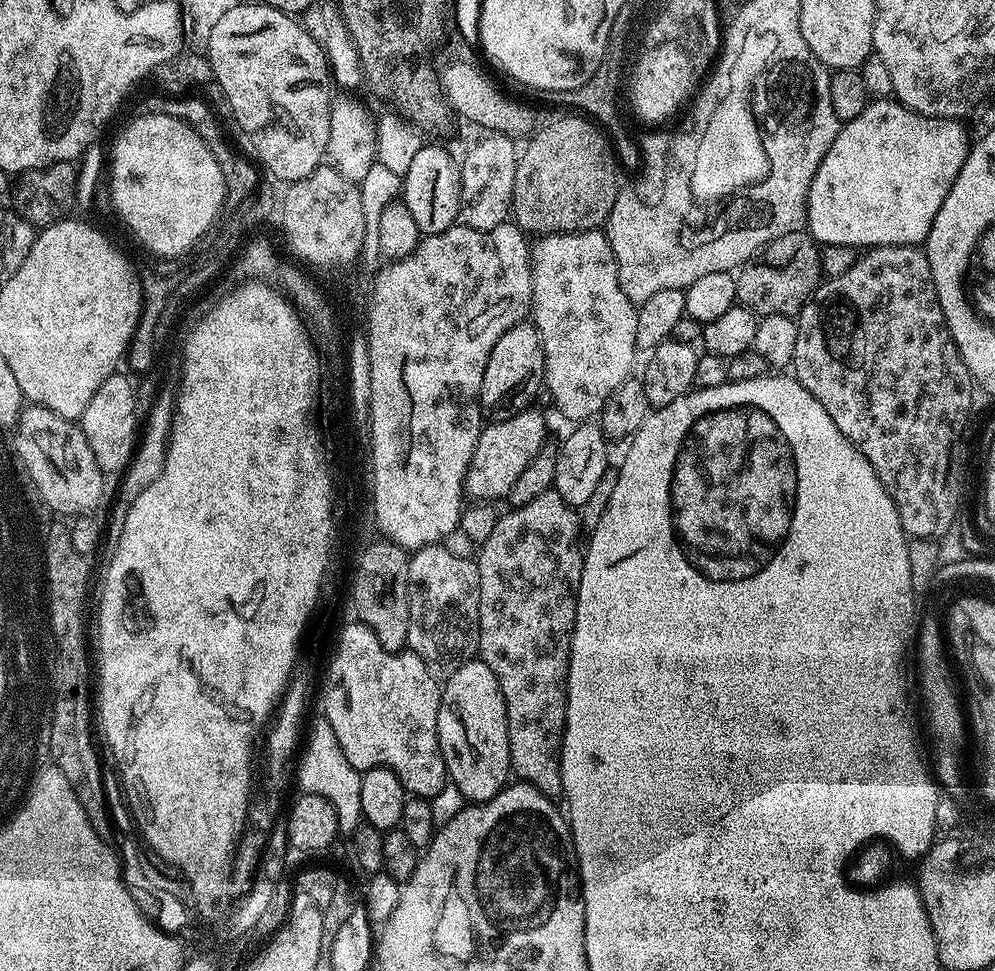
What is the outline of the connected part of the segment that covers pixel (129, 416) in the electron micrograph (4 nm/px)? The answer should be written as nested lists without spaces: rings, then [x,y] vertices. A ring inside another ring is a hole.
[[[114,374],[98,386],[94,398],[90,398],[90,406],[86,406],[78,421],[86,434],[86,442],[90,442],[90,450],[94,450],[94,462],[98,462],[100,471],[108,478],[119,477],[128,468],[138,445],[136,388],[127,380],[127,375],[120,375]]]

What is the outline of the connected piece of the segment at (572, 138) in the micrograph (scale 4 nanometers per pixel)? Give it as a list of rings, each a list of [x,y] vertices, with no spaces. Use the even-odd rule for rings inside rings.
[[[576,114],[572,121],[560,121],[557,123],[554,119],[549,119],[547,124],[541,126],[536,133],[528,140],[528,145],[519,149],[516,157],[516,169],[514,170],[514,194],[512,195],[511,219],[520,228],[520,231],[532,238],[542,236],[556,236],[560,232],[590,232],[607,225],[610,210],[614,210],[616,196],[619,195],[622,184],[616,181],[616,172],[618,173],[618,163],[616,153],[613,151],[613,145],[609,137],[595,123],[589,119]]]

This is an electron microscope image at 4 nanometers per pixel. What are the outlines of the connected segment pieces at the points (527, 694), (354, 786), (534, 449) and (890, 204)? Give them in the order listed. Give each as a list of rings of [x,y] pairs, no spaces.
[[[555,487],[546,490],[546,494],[538,494],[534,502],[526,502],[526,506],[512,508],[501,515],[490,536],[478,548],[478,567],[480,569],[480,642],[478,658],[490,670],[494,670],[494,678],[498,678],[498,686],[502,690],[502,698],[506,702],[506,718],[508,719],[508,741],[510,742],[511,771],[516,772],[521,781],[533,784],[542,794],[556,798],[561,795],[560,787],[560,743],[564,740],[564,724],[568,709],[568,663],[572,653],[572,631],[576,625],[576,591],[582,579],[582,552],[576,549],[576,532],[581,531],[580,517],[577,509],[571,508],[561,498]]]
[[[317,718],[312,724],[312,733],[307,733],[306,743],[298,756],[300,769],[296,772],[296,780],[300,783],[299,791],[309,796],[321,796],[334,806],[336,821],[340,832],[355,833],[362,824],[362,782],[361,772],[350,762],[346,762],[346,754],[342,754],[342,746],[338,746],[338,738],[334,738],[334,726],[323,718]]]
[[[532,406],[526,407],[510,418],[494,420],[481,427],[464,479],[465,493],[473,501],[496,502],[499,496],[500,499],[507,497],[510,486],[514,486],[522,470],[526,470],[540,449],[545,447],[544,435],[548,432],[548,424],[544,421],[543,414],[534,409]]]
[[[895,98],[873,99],[858,118],[841,127],[810,182],[808,235],[820,246],[845,244],[857,250],[886,244],[923,245],[938,210],[942,210],[942,202],[946,202],[946,194],[950,194],[950,186],[959,180],[962,166],[968,163],[970,140],[960,124],[959,119],[943,120],[912,112]]]

